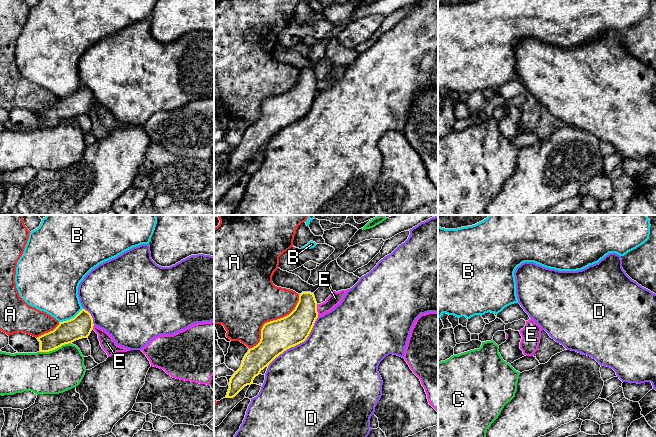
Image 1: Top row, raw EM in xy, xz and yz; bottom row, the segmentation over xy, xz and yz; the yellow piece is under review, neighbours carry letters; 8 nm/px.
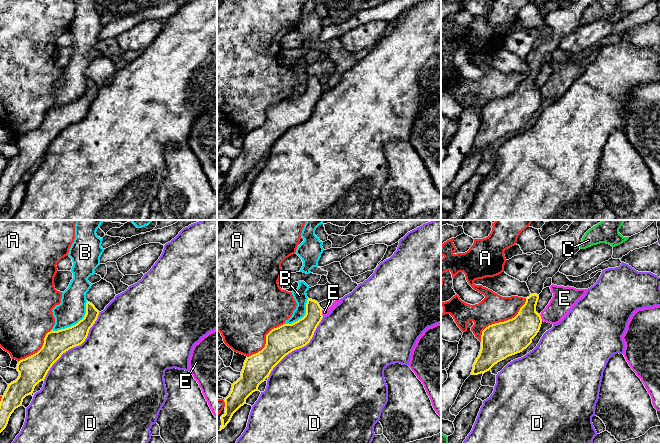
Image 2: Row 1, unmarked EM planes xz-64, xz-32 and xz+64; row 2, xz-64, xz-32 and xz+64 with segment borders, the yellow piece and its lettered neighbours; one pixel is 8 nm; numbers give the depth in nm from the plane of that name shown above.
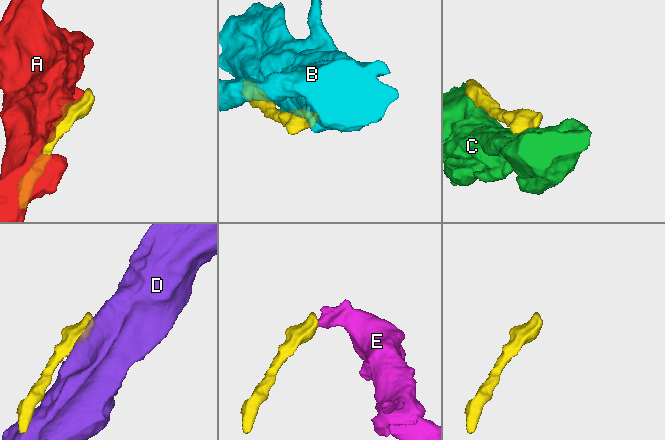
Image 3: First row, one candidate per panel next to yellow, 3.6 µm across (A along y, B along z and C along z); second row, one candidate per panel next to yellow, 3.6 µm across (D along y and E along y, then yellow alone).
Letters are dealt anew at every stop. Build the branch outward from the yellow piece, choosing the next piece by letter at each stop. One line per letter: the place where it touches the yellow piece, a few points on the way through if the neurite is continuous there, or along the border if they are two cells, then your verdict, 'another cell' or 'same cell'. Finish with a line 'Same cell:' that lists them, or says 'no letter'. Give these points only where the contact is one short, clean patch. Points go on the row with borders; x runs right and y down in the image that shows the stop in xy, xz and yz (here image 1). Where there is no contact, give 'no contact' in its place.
A: xz (273, 320) | another cell
B: xy (70, 319) | another cell
C: xy (55, 348) | another cell
D: xz (298, 343) | another cell
E: xz (316, 310) | along xz (316, 304), (318, 315) | another cell
Same cell: no letter

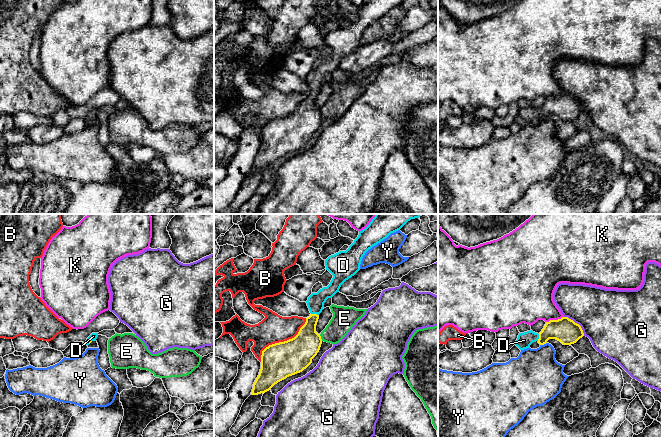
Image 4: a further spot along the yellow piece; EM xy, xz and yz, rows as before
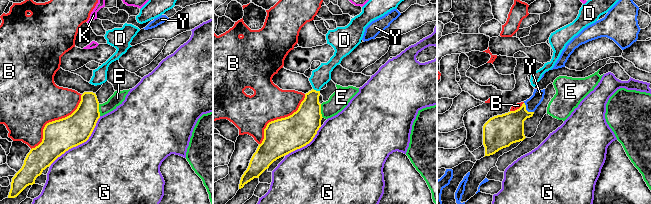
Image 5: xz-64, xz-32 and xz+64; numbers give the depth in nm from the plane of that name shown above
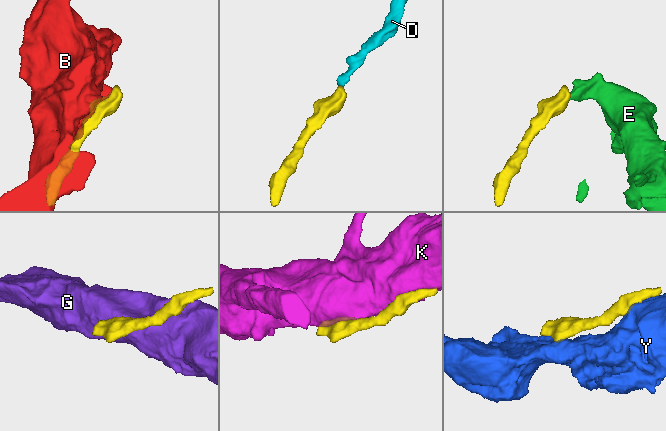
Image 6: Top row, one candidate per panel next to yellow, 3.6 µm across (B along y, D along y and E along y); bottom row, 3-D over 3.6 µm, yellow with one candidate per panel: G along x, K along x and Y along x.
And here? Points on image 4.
B: xz (282, 342) | another cell
D: xz (315, 314) | across xz (307, 343), (307, 332), (315, 314), (315, 302) | same cell
E: xz (320, 337) | along xz (319, 334), (322, 340) | another cell
G: yz (576, 323) | another cell
K: yz (554, 320) | another cell
Y: yz (543, 344) | another cell
Same cell: D

